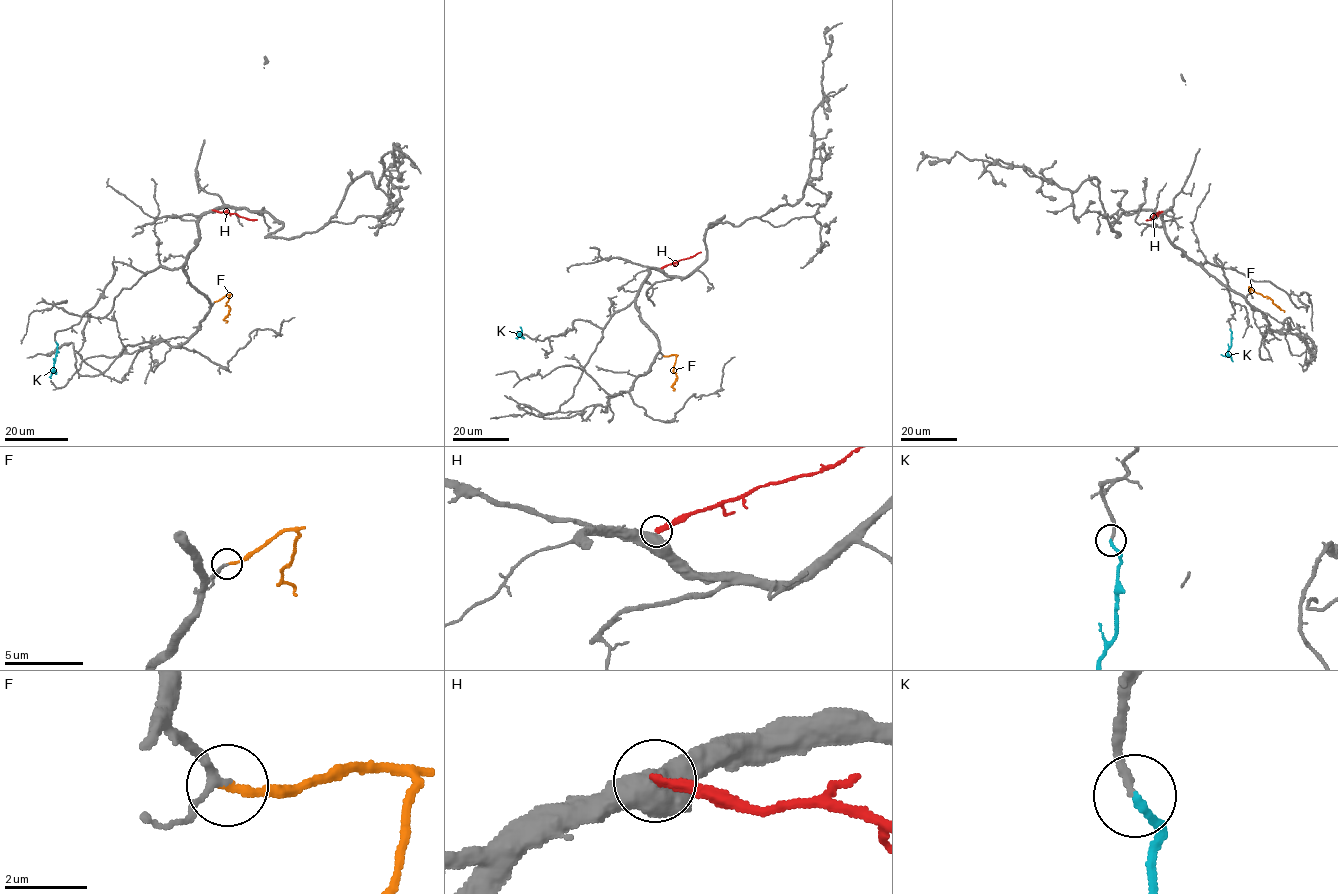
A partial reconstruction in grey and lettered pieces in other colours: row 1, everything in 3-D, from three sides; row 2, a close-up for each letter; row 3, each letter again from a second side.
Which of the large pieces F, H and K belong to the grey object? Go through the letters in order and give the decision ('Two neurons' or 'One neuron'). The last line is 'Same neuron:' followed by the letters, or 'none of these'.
F: One neuron
H: Two neurons
K: One neuron
Same neuron: F, K

